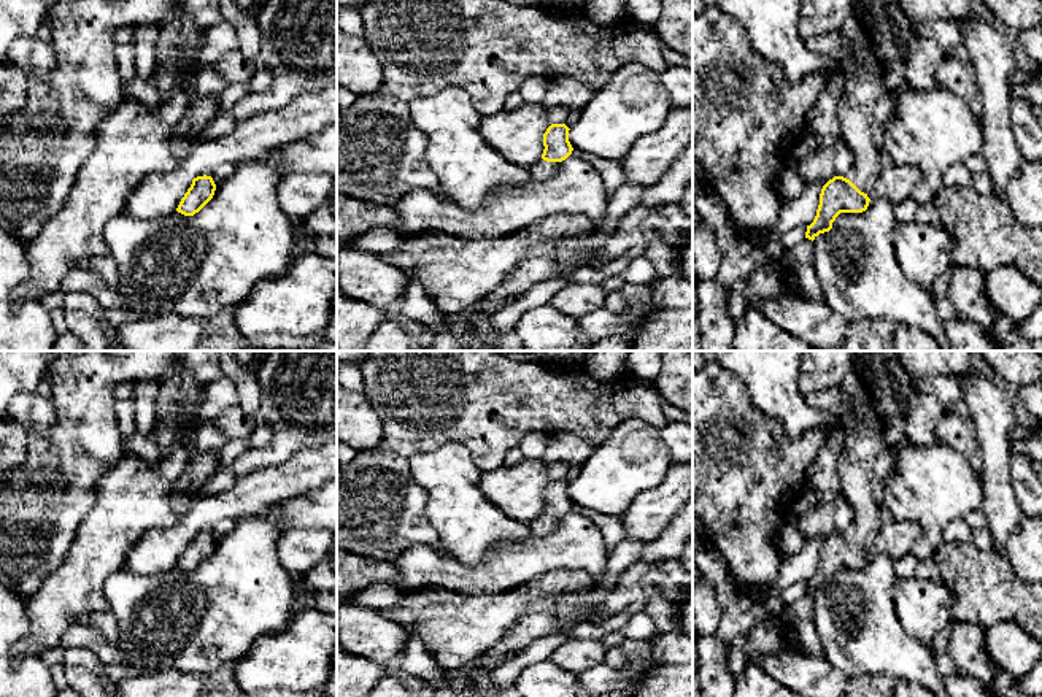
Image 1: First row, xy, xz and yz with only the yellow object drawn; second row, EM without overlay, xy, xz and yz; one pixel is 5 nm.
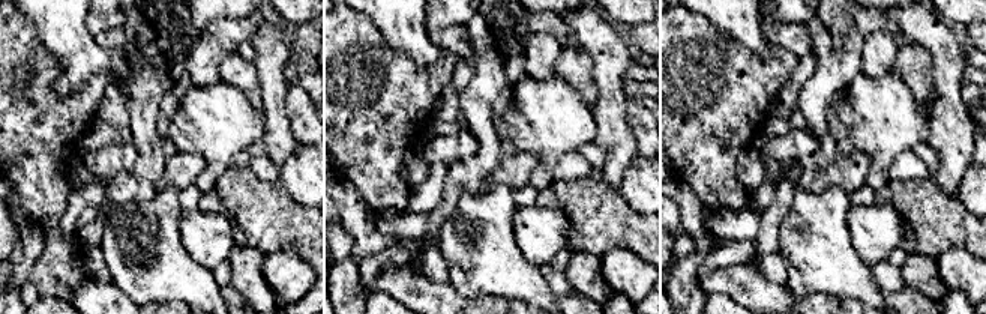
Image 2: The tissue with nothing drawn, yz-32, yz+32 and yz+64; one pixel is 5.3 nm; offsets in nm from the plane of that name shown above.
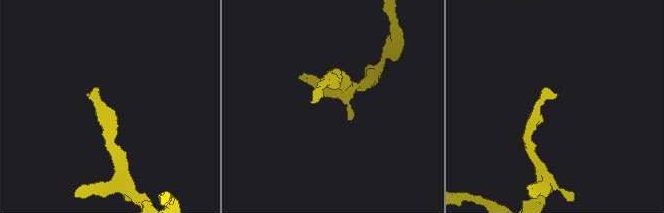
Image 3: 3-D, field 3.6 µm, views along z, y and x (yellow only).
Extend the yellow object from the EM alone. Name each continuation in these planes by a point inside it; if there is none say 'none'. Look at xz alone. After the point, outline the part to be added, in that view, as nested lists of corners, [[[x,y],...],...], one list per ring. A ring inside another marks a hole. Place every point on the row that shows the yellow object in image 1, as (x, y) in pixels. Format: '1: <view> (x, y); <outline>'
1: xz (542, 170); [[[540,157],[538,162],[529,168],[531,178],[537,181],[545,181],[548,178],[553,178],[559,171],[562,164],[564,160],[562,162],[546,162]]]

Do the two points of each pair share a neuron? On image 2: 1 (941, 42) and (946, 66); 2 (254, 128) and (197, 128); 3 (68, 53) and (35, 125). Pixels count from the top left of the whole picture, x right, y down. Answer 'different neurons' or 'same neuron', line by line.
1: same neuron
2: same neuron
3: different neurons

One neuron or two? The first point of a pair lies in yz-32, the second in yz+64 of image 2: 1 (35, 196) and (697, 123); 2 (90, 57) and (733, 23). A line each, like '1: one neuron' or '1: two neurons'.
1: one neuron
2: one neuron

